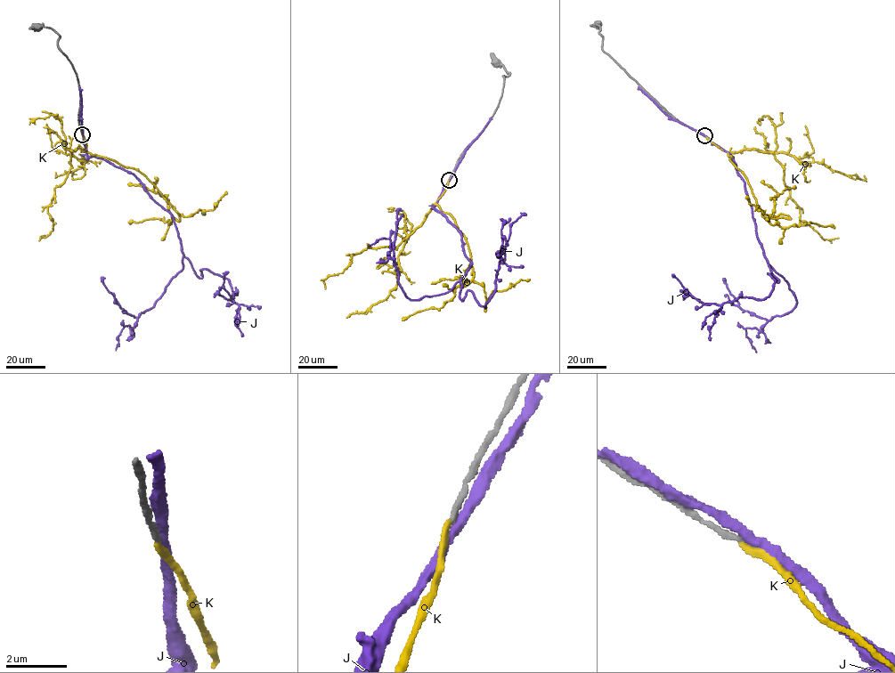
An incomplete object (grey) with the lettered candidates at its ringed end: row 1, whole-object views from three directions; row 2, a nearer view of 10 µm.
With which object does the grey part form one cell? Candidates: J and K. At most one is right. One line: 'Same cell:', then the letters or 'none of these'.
Same cell: none of these

